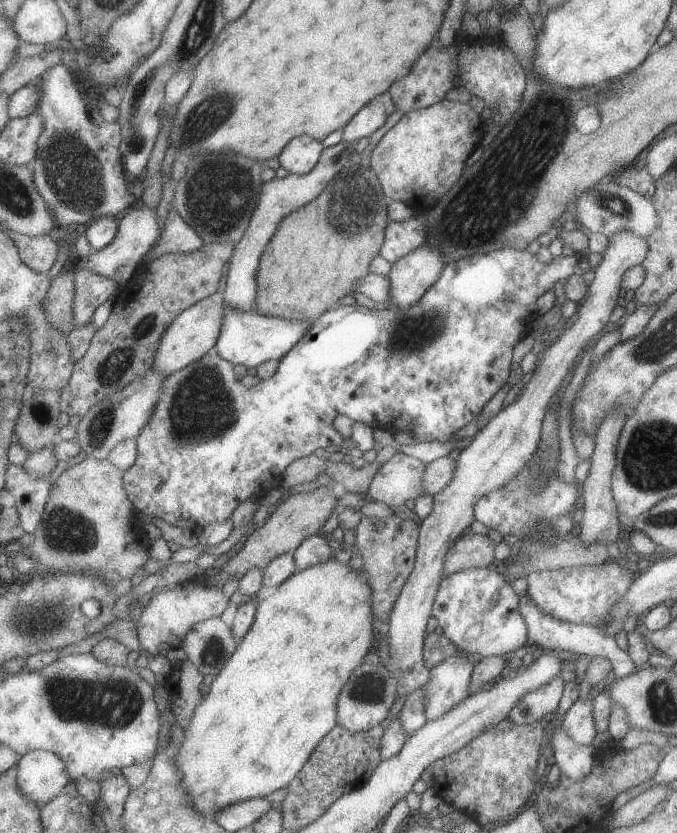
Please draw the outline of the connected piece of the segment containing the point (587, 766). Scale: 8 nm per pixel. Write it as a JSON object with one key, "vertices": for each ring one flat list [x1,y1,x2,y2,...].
{"vertices":[[559,724,547,749,553,749,554,758,562,775,574,782,580,782,592,774,592,768,599,753,592,744,580,746,572,742]]}

